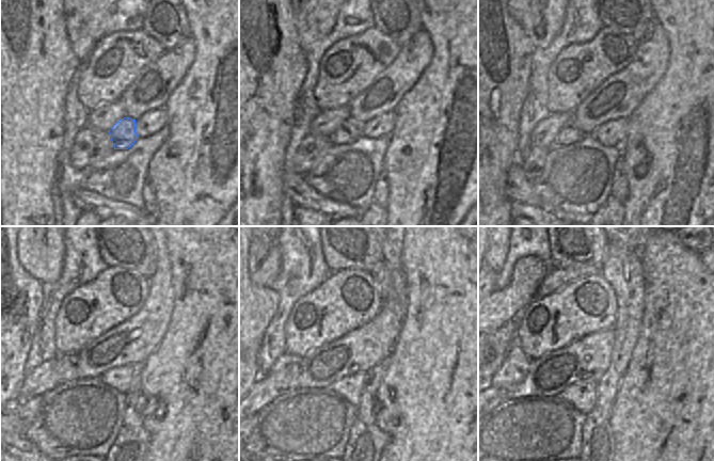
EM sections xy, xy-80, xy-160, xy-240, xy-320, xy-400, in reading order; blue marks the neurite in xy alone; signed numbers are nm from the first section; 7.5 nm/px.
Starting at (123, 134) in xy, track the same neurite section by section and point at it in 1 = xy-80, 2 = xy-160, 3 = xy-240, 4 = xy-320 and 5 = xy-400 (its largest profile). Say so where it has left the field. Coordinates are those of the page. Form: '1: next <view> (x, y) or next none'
1: next xy-80 (351, 129)
2: next xy-160 (569, 134)
3: next xy-240 (66, 367)
4: next xy-320 (291, 364)
5: next xy-400 (516, 365)

